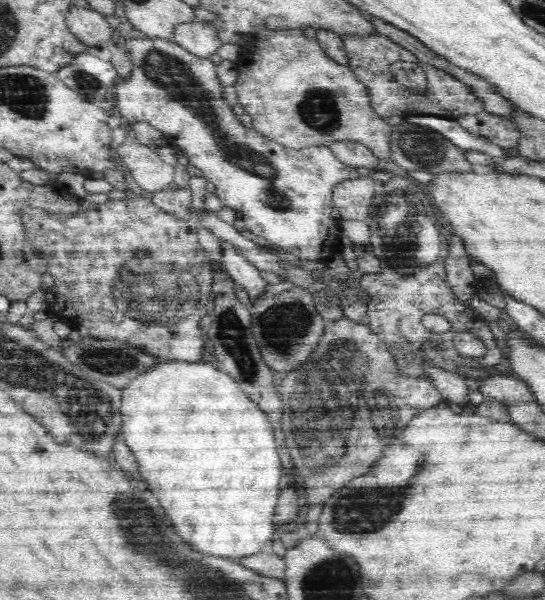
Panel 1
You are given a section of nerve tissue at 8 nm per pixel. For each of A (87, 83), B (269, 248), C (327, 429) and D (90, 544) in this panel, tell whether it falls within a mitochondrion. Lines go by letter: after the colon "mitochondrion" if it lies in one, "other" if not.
A: mitochondrion
B: other
C: mitochondrion
D: other

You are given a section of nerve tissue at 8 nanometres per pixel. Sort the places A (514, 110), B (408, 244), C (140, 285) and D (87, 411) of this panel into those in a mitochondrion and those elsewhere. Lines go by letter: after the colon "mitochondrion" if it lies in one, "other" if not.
A: other
B: mitochondrion
C: mitochondrion
D: mitochondrion

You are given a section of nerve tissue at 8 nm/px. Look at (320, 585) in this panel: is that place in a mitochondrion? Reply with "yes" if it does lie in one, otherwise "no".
yes

